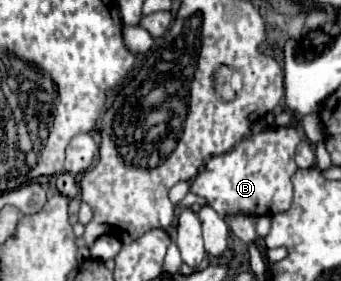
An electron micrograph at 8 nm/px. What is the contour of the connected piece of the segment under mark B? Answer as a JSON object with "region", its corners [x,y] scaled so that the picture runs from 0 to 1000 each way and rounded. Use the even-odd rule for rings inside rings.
{"region":[[[862,445],[739,473],[680,537],[610,566],[598,601],[563,644],[563,687],[604,708],[651,772],[692,758],[751,772],[827,758],[856,722],[856,623],[874,601],[862,580],[862,537],[880,502],[886,480]]]}

